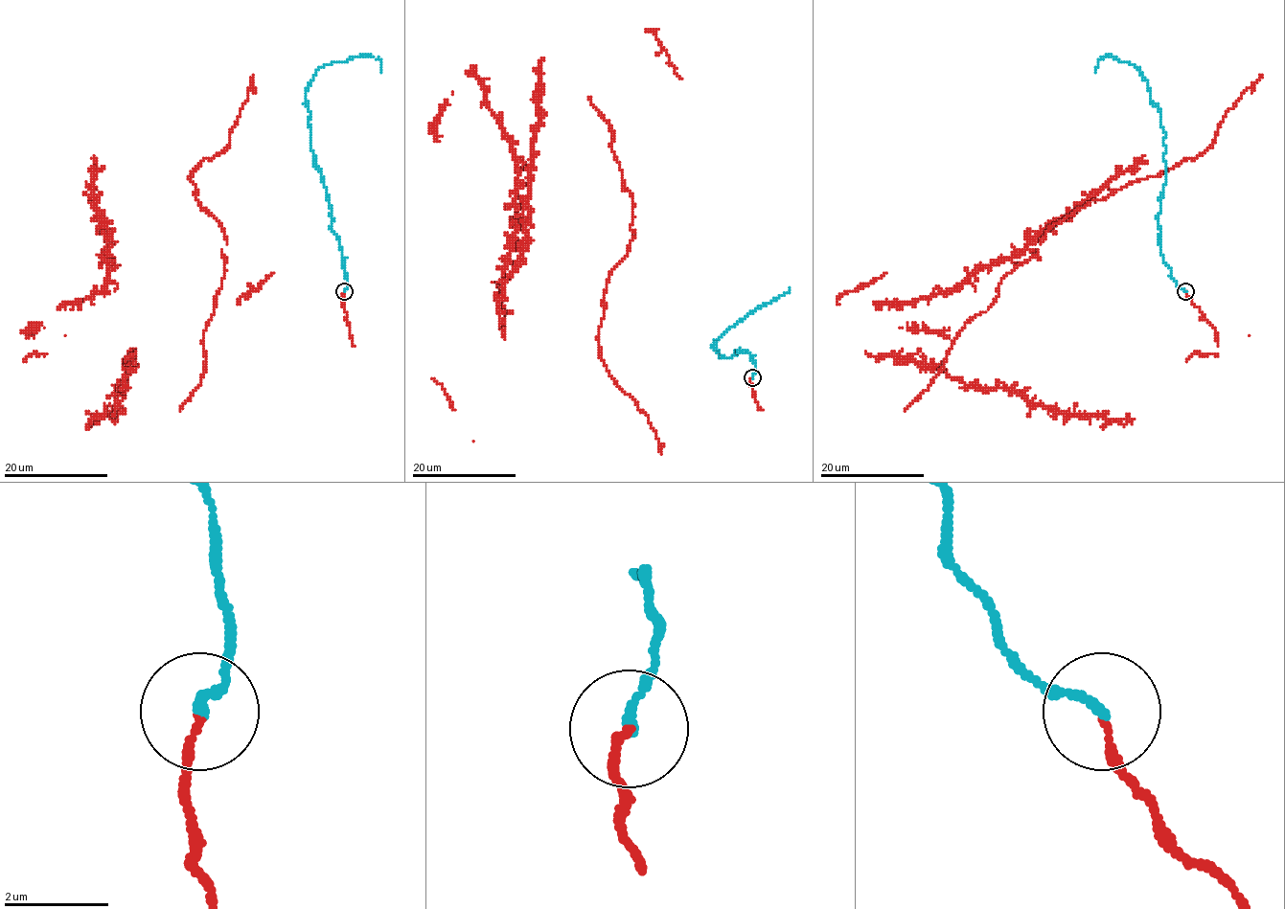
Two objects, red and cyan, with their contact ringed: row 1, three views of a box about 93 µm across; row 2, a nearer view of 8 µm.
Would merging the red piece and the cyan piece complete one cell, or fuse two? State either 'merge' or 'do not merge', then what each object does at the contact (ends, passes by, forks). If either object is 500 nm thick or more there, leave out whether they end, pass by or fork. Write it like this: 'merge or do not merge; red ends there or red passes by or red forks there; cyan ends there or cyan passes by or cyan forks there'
merge; red ends there; cyan ends there

